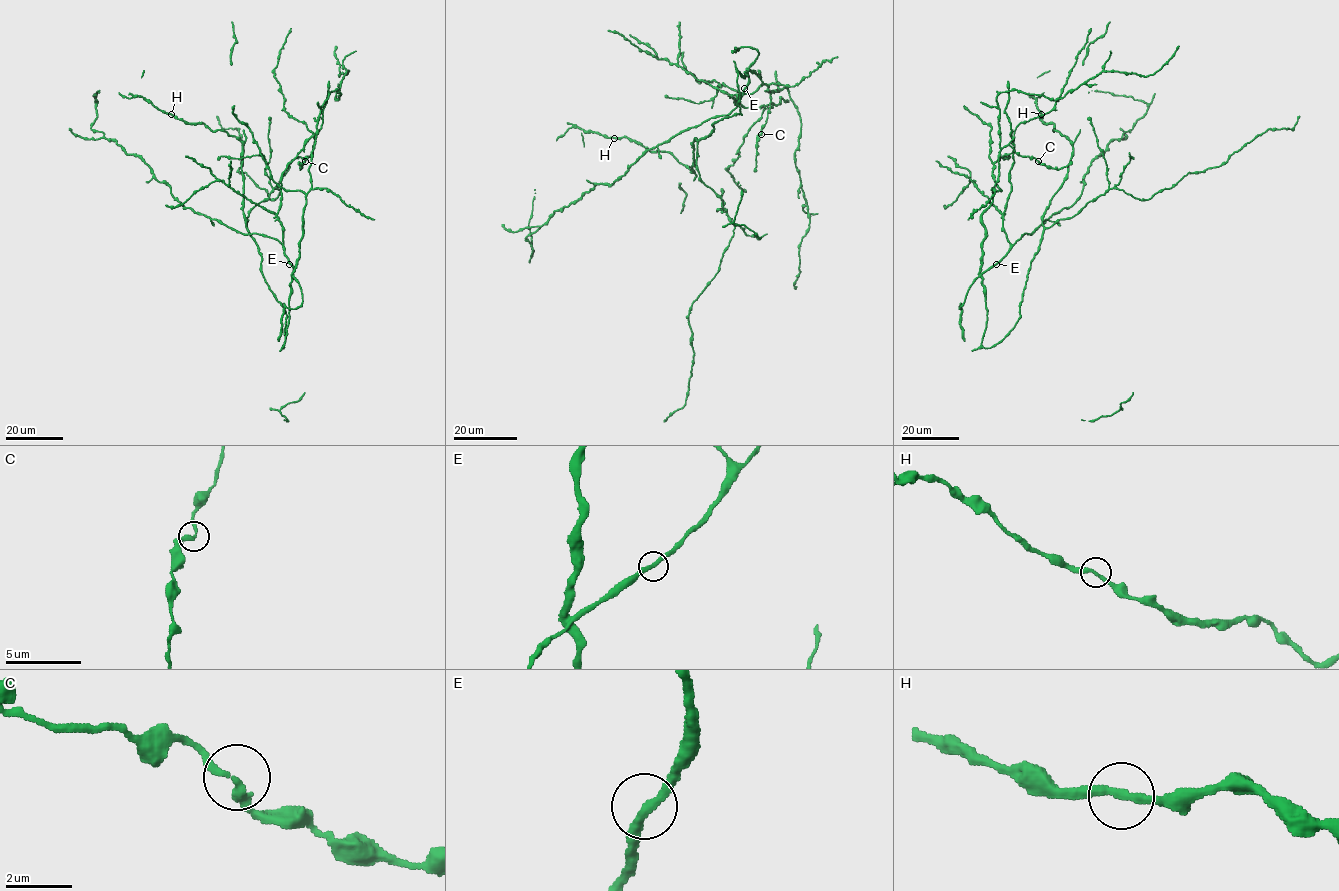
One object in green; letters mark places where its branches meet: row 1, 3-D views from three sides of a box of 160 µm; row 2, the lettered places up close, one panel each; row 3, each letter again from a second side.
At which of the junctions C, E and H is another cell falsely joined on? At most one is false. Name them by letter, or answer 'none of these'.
none of these

